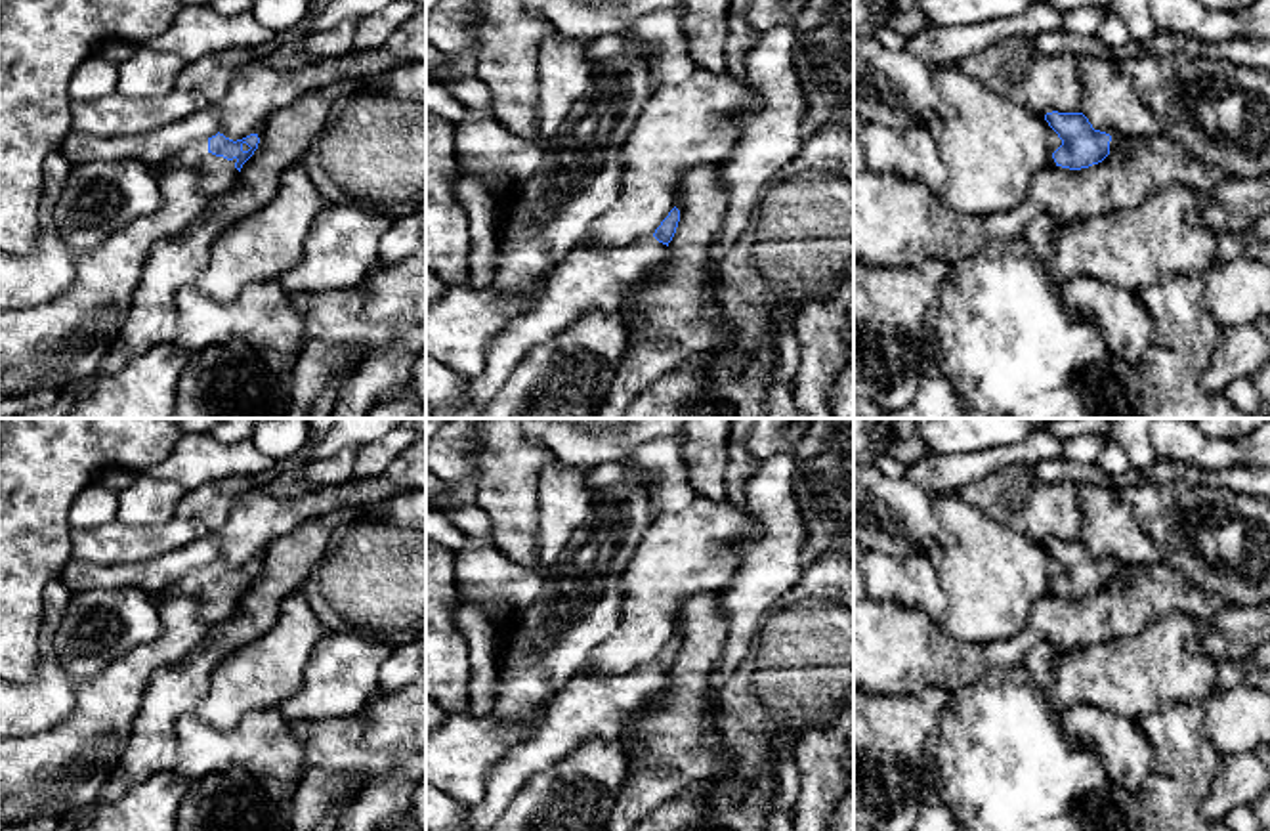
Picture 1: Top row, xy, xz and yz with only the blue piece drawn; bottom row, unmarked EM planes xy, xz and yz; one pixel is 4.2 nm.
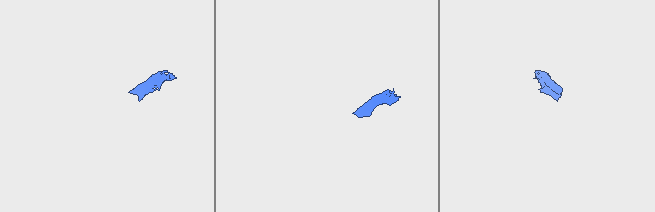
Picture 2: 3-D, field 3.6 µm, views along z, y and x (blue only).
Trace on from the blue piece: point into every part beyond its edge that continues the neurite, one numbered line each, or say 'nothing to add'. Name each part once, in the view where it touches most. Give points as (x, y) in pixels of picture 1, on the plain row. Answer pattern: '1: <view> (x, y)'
1: xy (216, 602)

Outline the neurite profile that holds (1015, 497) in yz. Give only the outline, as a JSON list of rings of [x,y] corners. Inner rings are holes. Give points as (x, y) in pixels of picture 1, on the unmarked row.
[[[1016,464],[968,483],[959,497],[997,523],[1045,546],[1047,541],[1081,541],[1077,487],[1045,483],[1035,468]]]

